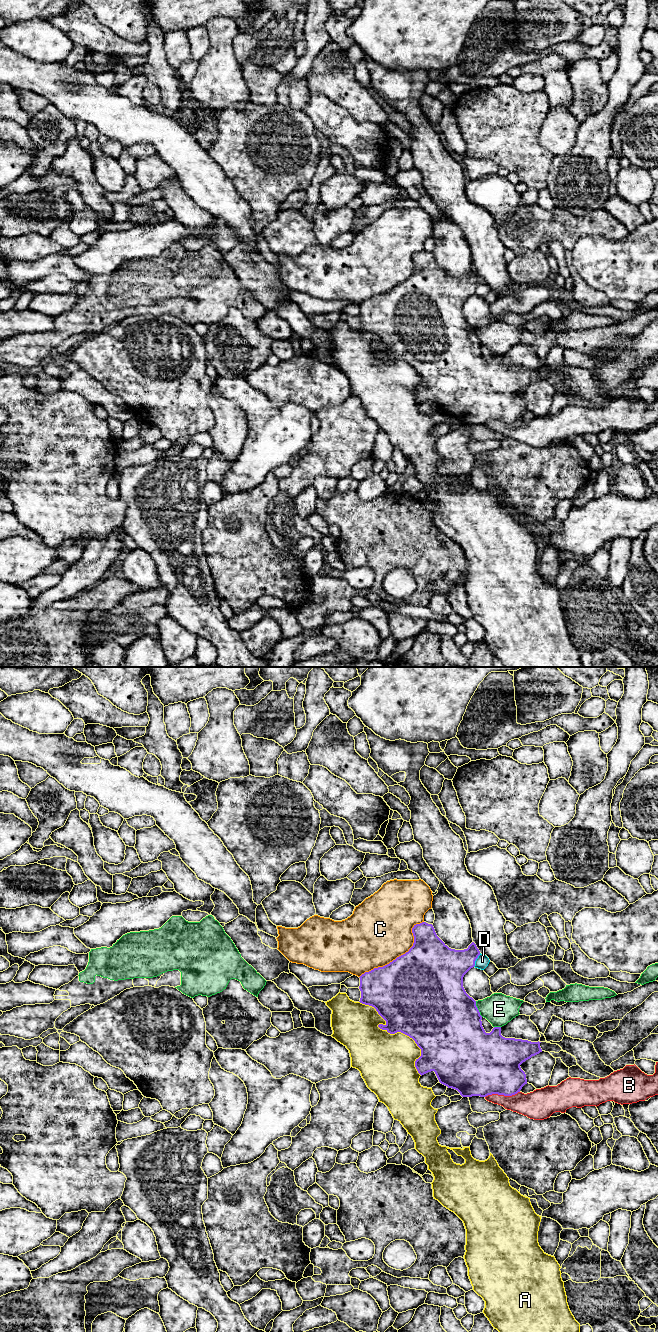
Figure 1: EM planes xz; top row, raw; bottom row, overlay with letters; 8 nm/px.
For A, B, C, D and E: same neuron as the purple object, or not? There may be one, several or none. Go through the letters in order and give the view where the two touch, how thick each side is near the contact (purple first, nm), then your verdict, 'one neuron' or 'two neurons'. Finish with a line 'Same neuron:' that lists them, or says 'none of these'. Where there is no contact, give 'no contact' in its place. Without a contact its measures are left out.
A: xz | 440/460 nm | two neurons
B: xz | 460/190 nm | two neurons
C: xz | 500/480 nm | two neurons
D: xz | 320/100 nm | two neurons
E: xz | 500/260 nm | two neurons
Same neuron: none of these

